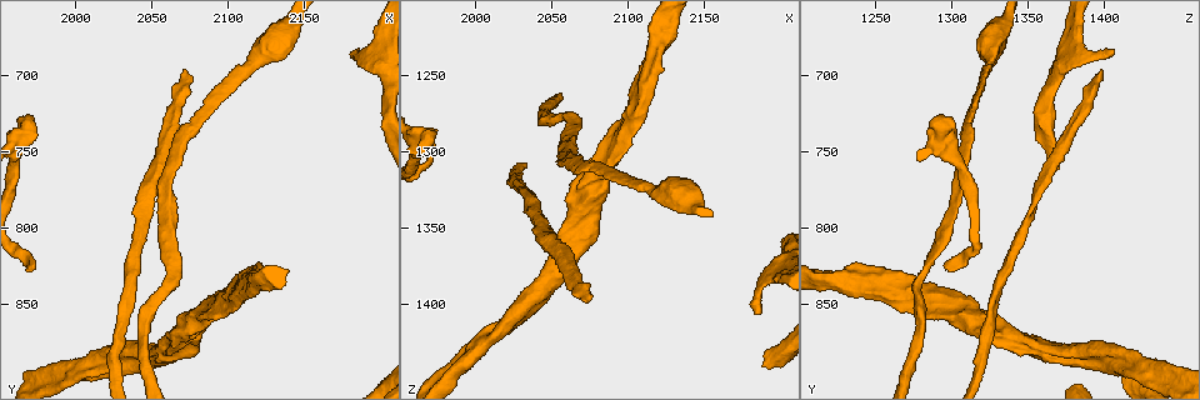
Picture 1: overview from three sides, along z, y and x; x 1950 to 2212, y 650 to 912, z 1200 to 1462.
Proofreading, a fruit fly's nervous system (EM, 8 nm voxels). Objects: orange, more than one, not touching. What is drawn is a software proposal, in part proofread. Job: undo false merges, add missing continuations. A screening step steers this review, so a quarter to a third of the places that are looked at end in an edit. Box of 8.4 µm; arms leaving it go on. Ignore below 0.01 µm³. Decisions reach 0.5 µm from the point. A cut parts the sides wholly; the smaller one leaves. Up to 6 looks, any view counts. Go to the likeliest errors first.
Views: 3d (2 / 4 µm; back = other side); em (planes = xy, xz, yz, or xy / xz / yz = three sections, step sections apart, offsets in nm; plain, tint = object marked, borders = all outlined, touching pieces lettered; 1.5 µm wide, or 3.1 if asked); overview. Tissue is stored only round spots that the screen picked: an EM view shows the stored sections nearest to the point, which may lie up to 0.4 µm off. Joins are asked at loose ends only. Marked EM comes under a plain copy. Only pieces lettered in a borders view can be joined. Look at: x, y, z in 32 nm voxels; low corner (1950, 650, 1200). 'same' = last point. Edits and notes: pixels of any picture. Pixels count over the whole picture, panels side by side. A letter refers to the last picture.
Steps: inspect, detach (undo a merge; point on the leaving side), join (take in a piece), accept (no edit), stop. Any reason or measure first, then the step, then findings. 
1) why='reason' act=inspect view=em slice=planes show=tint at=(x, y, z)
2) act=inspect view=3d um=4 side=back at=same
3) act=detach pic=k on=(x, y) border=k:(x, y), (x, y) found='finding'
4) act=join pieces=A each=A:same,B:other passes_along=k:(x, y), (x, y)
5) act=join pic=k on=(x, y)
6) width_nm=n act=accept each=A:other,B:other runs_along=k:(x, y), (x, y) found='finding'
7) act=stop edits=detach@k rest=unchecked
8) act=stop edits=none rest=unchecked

why='free end' act=inspect view=em slice=planes show=borders at=(2074, 694, 1398)

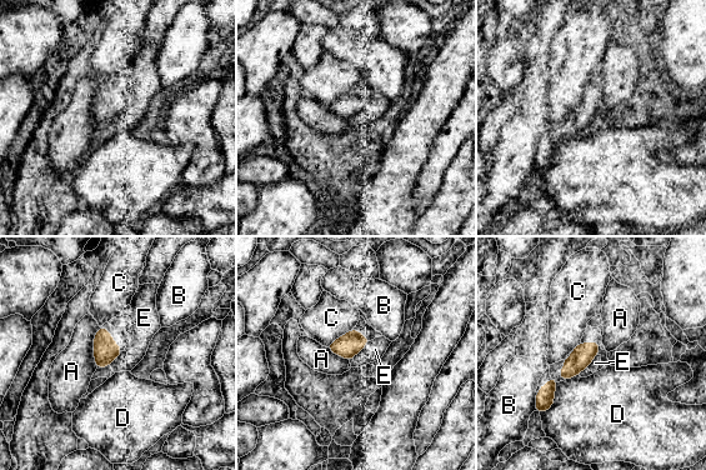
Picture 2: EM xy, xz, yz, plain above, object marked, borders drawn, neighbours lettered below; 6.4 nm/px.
act=join pieces=E each=A:other,B:other,C:other,D:other,E:same found='it goes on there'

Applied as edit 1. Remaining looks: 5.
act=inspect view=overview

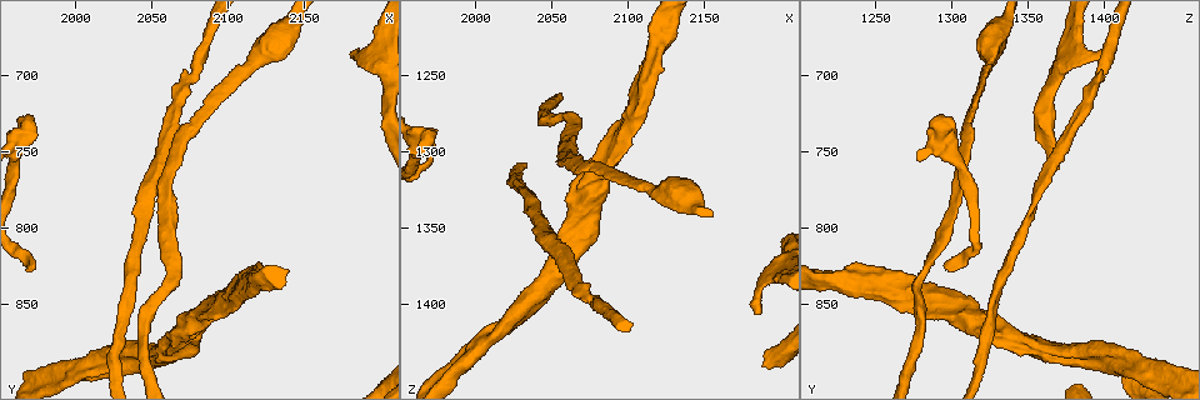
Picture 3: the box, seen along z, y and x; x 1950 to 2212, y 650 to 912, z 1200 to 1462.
why='free end' act=inspect view=3d um=4 at=(2186, 682, 1406)

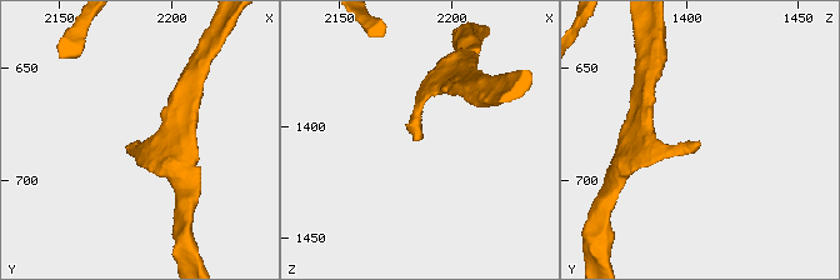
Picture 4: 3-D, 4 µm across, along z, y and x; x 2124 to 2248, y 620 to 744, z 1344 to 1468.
why='now the EM' act=inspect view=em slice=planes show=borders at=(2185, 683, 1406)

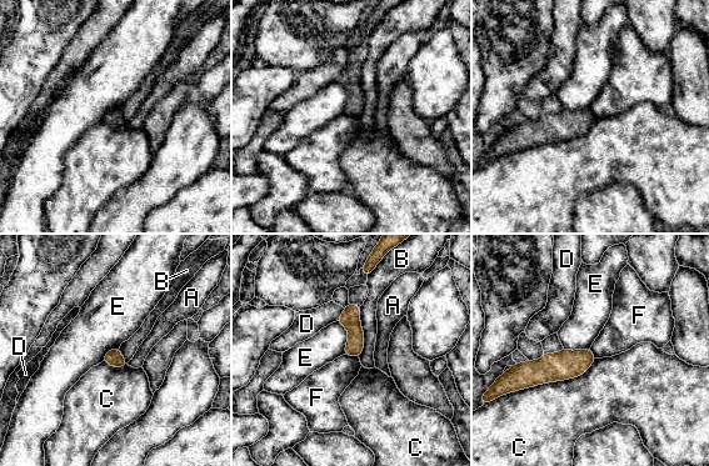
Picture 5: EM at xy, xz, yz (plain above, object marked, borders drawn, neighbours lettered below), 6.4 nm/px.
width_nm=110 longest_contact=C:600nm act=accept each=A:other,B:other,C:other,D:other,E:other,F:other found='no lettered piece goes on from it'

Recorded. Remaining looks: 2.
why='free end' act=inspect view=em slice=planes show=borders at=(1972, 824, 1296)

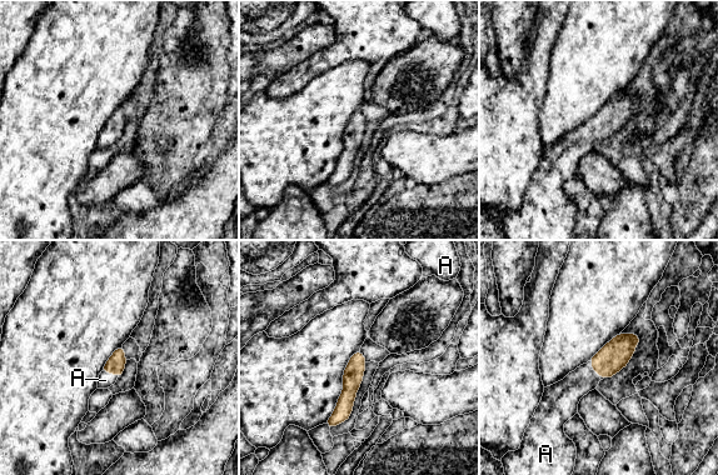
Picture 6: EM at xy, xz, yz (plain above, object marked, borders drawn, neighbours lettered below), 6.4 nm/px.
width_nm=120 act=join pieces=A each=A:same passes_along=6:(613, 356), (594, 370), (564, 395) found='the neuron continues'

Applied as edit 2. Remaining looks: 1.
act=stop edits=join@2,join@6 rest=unchecked

